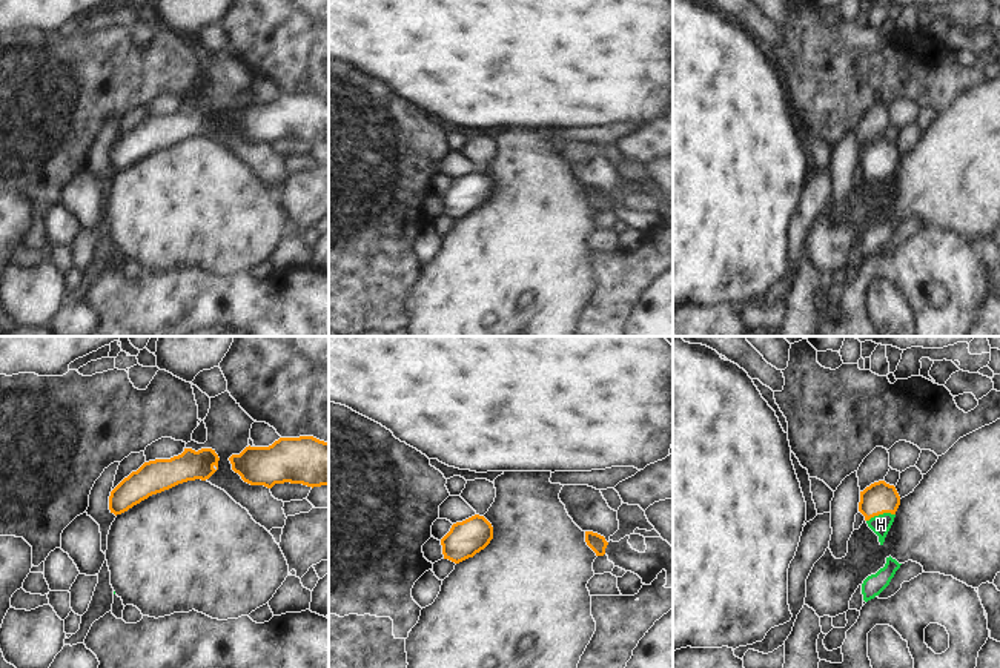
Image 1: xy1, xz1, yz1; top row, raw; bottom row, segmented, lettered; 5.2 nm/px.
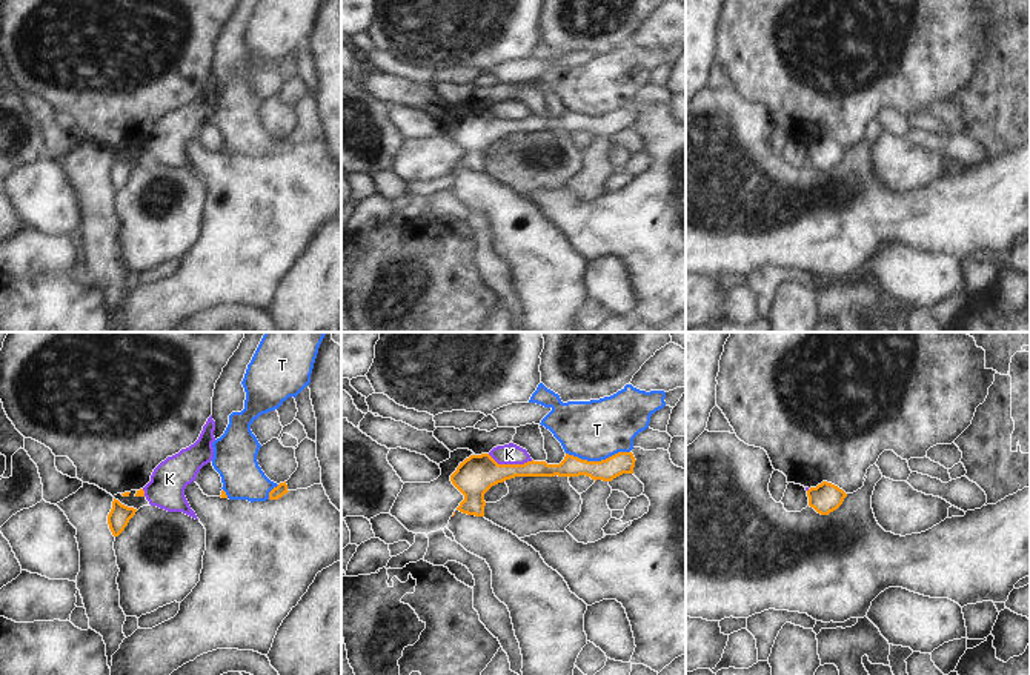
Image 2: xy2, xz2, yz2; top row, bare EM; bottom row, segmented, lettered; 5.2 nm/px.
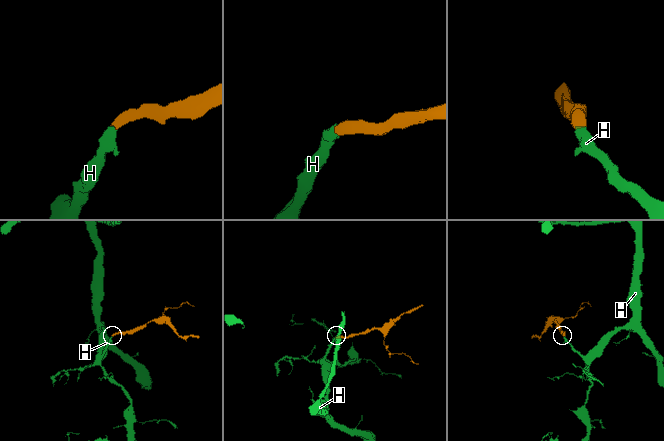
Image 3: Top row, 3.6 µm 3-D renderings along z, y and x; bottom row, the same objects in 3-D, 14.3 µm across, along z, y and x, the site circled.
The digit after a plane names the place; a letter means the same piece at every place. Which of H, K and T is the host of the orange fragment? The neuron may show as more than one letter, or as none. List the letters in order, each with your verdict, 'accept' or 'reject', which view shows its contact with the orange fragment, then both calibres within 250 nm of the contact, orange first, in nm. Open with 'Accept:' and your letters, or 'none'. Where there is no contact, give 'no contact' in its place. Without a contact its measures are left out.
Accept: H
H: accept; meets orange in yz1; 170 nm thick on the orange side, 100 nm on the other
K: reject; meets orange in xz2; 200 nm thick on the orange side, 110 nm on the other
T: reject; meets orange in xz2; 120 nm thick on the orange side, 320 nm on the other

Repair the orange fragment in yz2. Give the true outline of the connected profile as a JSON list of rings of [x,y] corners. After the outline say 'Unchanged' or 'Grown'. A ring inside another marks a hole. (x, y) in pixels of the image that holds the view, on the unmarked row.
[[[822,137],[816,143],[807,146],[809,161],[813,163],[821,171],[829,171],[836,166],[847,149],[838,141]]]. Unchanged

